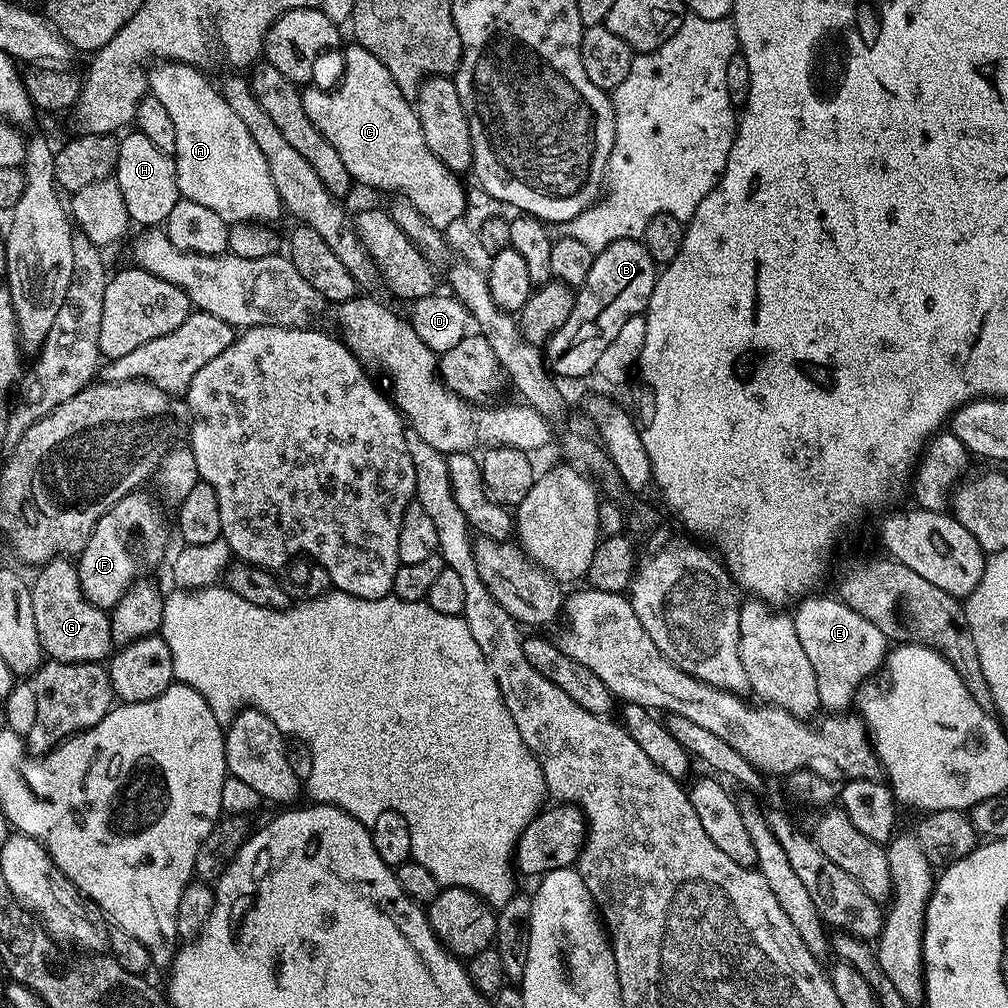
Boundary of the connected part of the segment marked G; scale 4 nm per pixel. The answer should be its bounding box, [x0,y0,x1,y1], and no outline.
[31,559,114,662]

